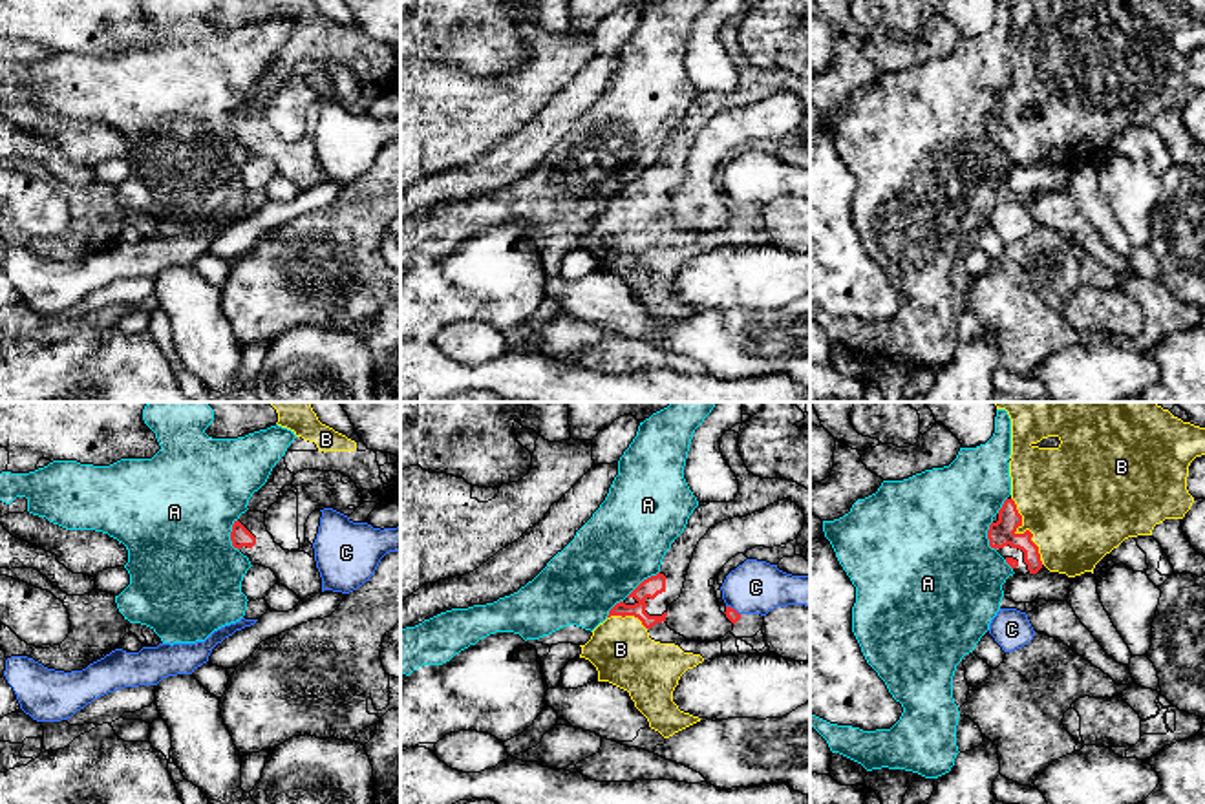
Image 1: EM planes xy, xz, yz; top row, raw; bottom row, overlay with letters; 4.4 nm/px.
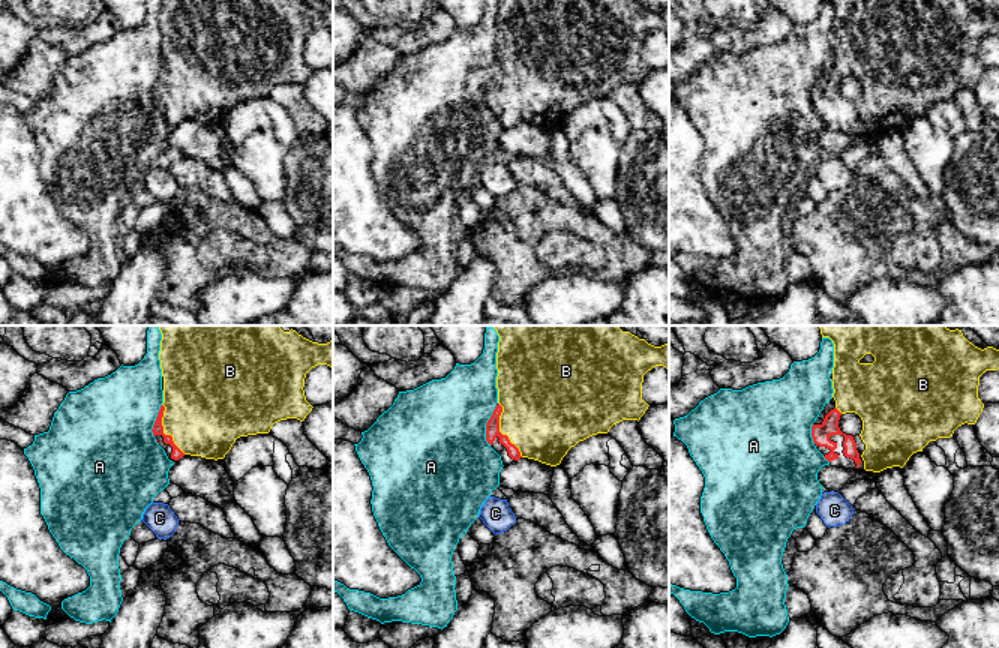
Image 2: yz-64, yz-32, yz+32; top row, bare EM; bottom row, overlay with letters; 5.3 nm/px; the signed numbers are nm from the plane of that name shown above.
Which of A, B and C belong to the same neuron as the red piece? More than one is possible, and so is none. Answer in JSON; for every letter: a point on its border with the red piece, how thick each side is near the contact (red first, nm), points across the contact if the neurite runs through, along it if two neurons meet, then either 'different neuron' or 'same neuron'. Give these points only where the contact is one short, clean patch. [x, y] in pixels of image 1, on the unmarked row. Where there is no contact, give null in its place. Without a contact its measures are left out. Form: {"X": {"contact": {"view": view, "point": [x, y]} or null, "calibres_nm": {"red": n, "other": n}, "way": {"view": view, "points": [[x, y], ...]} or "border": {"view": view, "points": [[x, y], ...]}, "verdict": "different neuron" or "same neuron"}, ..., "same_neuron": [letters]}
{"A": {"contact": {"view": "xy", "point": [231, 126]}, "calibres_nm": {"red": 90, "other": 480}, "border": {"view": "xy", "points": [[234, 110], [231, 134], [238, 141]]}, "verdict": "different neuron"}, "B": {"contact": {"view": "yz", "point": [1024, 123]}, "calibres_nm": {"red": 120, "other": 460}, "way": {"view": "yz", "points": [[1001, 125], [1024, 123], [1072, 92]]}, "verdict": "same neuron"}, "C": {"contact": {"view": "xz", "point": [734, 200]}, "calibres_nm": {"red": 60, "other": 240}, "border": {"view": "xz", "points": [[726, 196], [739, 205]]}, "verdict": "different neuron"}, "same_neuron": ["B"]}

